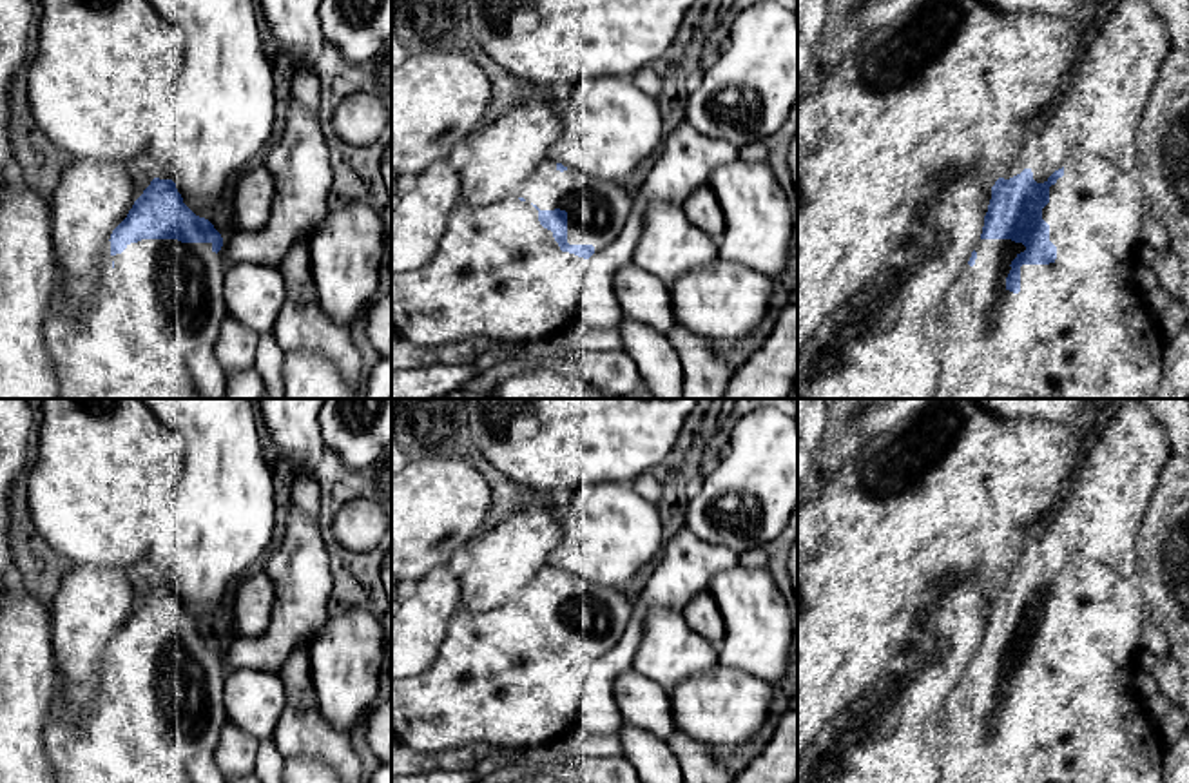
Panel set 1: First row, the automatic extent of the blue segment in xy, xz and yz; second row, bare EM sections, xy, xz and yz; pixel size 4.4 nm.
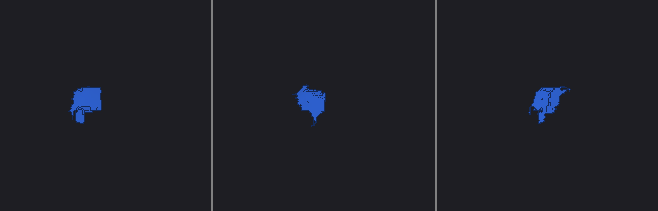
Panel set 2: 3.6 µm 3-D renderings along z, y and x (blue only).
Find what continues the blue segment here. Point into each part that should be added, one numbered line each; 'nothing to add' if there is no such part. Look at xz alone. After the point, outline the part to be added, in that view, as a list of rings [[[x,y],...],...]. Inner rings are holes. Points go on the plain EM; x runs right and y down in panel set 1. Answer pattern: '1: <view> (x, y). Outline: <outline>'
1: xz (597, 615). Outline: [[[551,564],[524,587],[518,604],[531,607],[540,616],[566,616],[567,649],[593,651],[594,660],[620,642],[633,613],[633,602],[624,589],[573,575],[560,578]]]

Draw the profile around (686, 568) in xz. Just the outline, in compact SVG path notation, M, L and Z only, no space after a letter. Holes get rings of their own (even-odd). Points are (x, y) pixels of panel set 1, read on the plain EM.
M685 526L662 547L654 573L633 602L620 642L589 667L573 734L616 734L624 723L614 698L616 680L631 669L651 611L683 611L696 594L709 593L718 573L738 566L738 555L705 542Z

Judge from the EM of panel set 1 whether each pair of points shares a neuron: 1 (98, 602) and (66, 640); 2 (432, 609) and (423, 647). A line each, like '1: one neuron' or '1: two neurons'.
1: one neuron
2: one neuron

